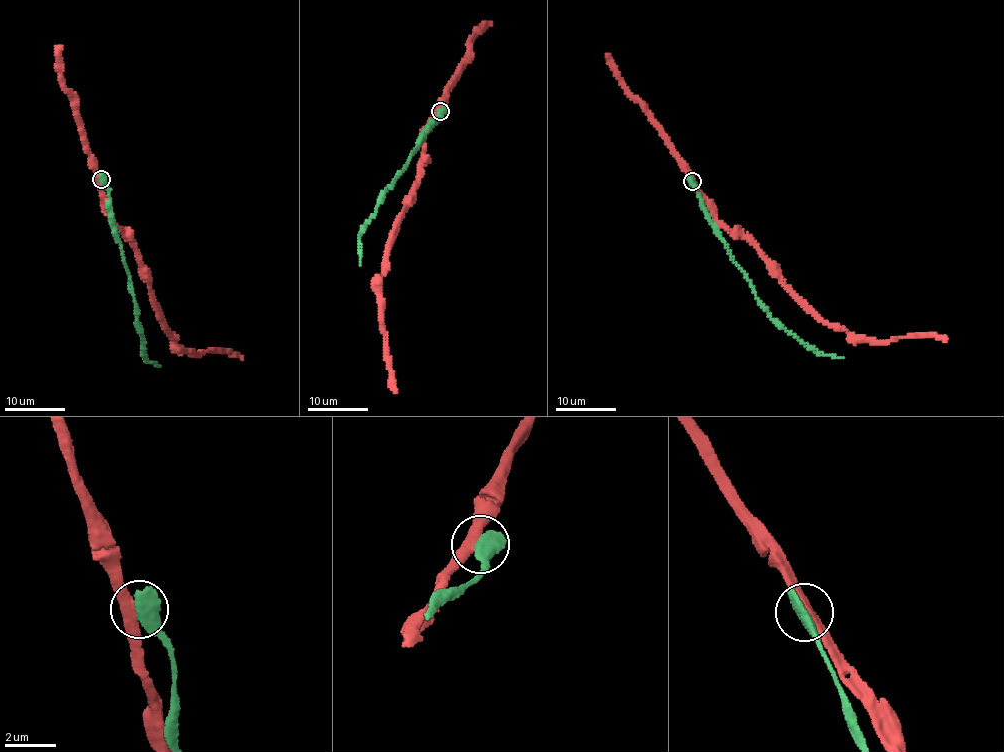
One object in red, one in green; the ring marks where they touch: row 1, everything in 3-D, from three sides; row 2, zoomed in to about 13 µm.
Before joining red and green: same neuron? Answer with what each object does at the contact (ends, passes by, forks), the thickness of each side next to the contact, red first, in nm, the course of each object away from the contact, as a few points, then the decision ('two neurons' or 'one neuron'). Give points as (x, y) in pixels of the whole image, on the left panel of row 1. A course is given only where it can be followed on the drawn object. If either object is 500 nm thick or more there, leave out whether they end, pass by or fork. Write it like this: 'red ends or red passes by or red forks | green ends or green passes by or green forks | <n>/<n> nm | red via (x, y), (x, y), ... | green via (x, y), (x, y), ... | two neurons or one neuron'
360/650 nm | red via (100, 179), (110, 218), (126, 233), (166, 328), (173, 333), (177, 346), (195, 353), (226, 351), (242, 358) | green via (101, 179), (108, 187), (111, 216), (131, 283), (137, 321), (146, 340), (145, 360), (160, 367) | two neurons

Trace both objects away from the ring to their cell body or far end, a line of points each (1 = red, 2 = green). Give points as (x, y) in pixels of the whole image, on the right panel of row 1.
1: (692, 181), (717, 219), (745, 236), (821, 320), (880, 341), (931, 335), (947, 341)
2: (691, 181), (707, 217), (749, 281), (757, 302), (771, 317), (819, 353), (842, 358)

